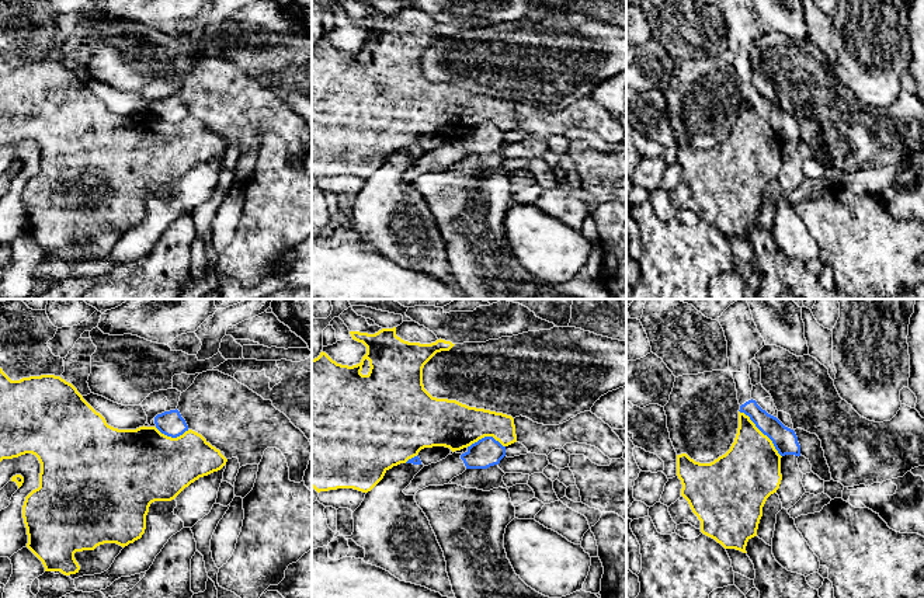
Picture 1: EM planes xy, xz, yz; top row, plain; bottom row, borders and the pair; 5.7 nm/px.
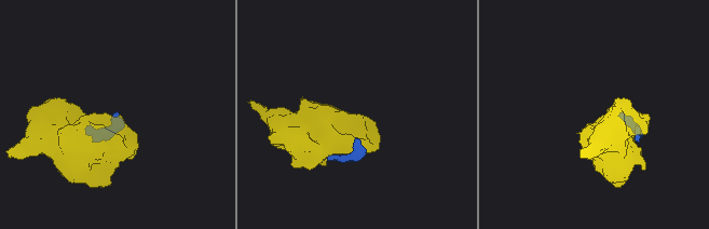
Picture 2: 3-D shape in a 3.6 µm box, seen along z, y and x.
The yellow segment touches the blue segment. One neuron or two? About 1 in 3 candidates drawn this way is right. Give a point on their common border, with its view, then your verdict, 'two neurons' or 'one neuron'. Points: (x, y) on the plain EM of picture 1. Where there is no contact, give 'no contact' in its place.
yz (761, 118) | two neurons

